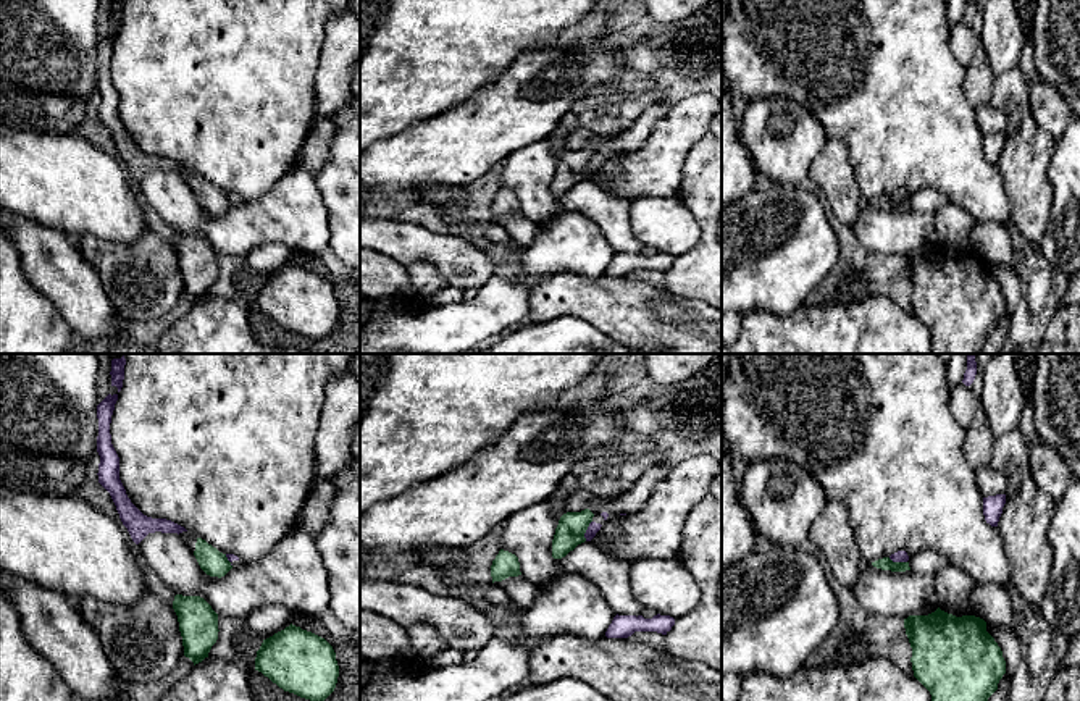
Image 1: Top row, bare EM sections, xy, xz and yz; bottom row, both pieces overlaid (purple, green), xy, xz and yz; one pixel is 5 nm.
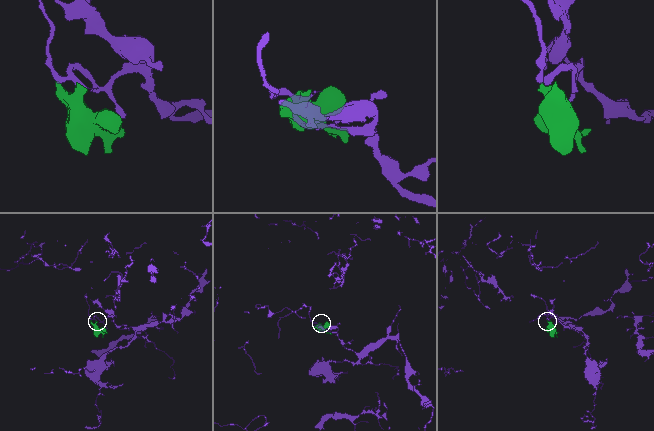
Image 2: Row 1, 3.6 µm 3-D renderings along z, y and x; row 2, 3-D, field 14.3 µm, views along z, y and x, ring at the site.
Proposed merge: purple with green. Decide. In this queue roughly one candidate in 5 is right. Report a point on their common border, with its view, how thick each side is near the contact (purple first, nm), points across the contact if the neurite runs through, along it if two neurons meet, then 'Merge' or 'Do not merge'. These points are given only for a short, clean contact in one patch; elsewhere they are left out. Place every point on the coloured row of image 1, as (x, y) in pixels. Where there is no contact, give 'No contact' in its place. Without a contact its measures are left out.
Touches purple at xz (586, 530). Thickness 60 nm (purple) against 140 nm. Boundary: xz (591, 520), (585, 540). Do not merge

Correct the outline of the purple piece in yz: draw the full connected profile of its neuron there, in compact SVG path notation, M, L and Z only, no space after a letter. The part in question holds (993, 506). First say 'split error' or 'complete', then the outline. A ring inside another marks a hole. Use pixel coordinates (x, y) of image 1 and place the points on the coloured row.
complete; M1006 494L983 497L983 515L986 523L990 523L991 527L998 527L1004 504Z

